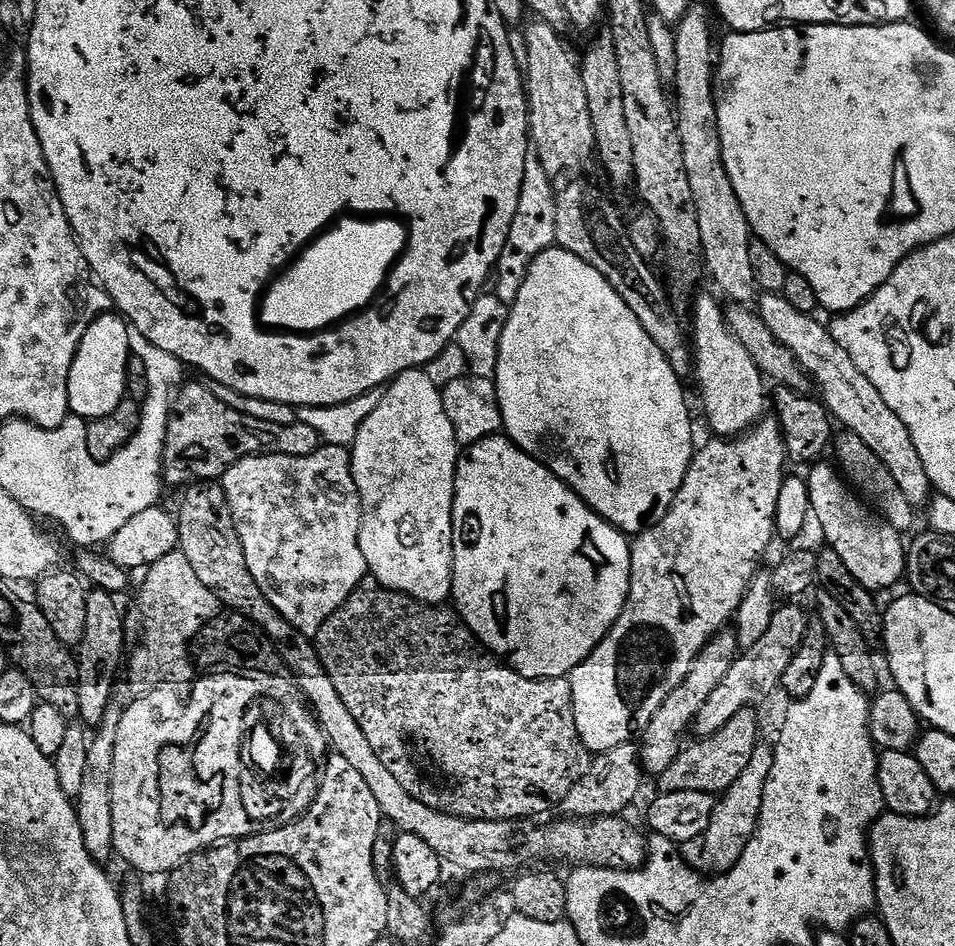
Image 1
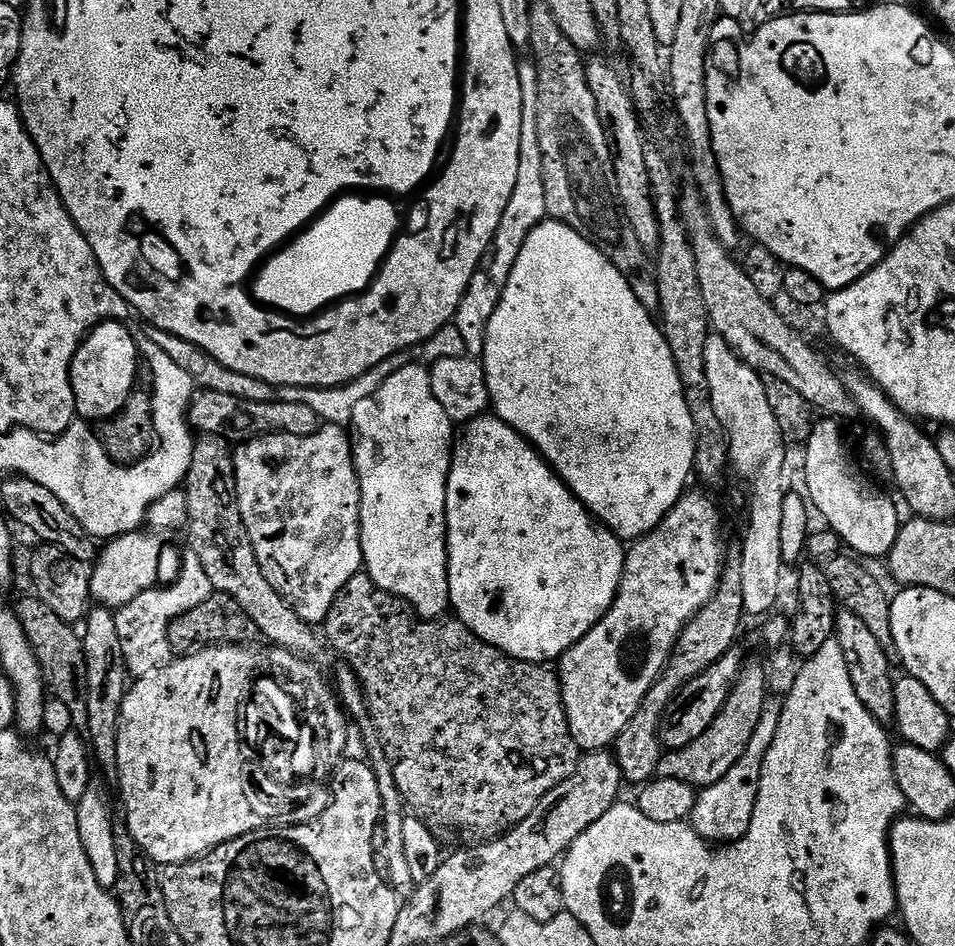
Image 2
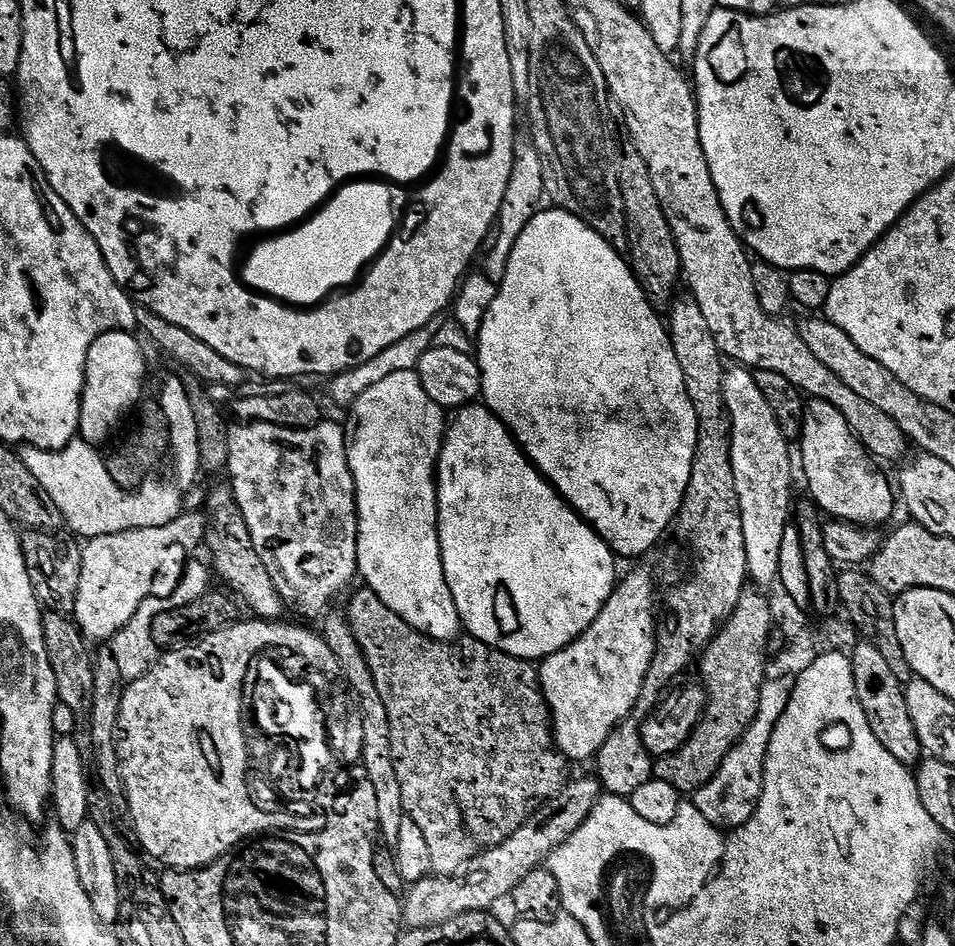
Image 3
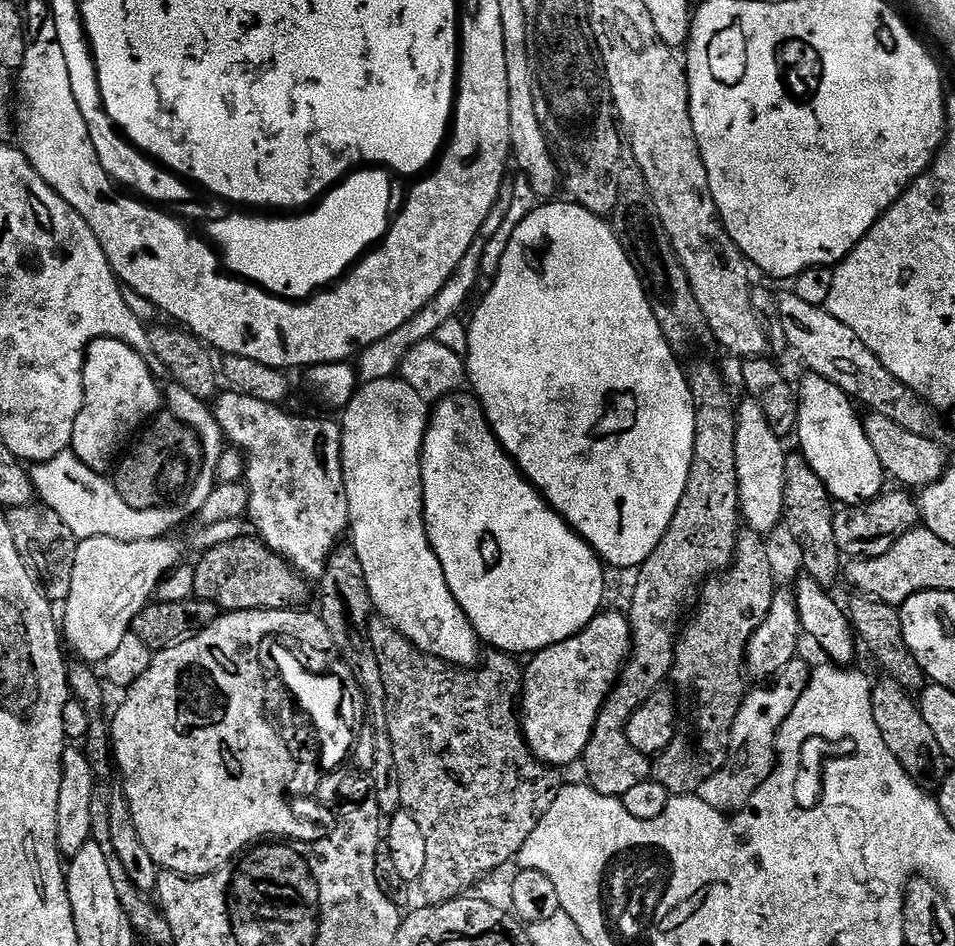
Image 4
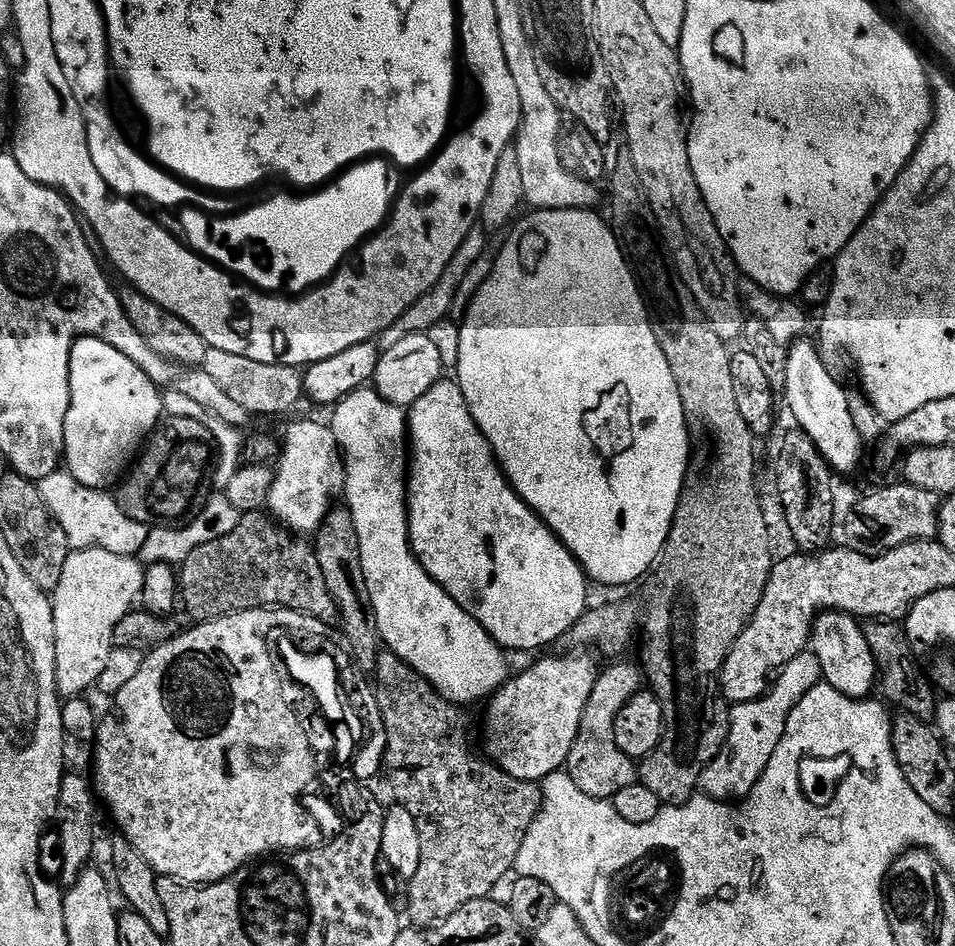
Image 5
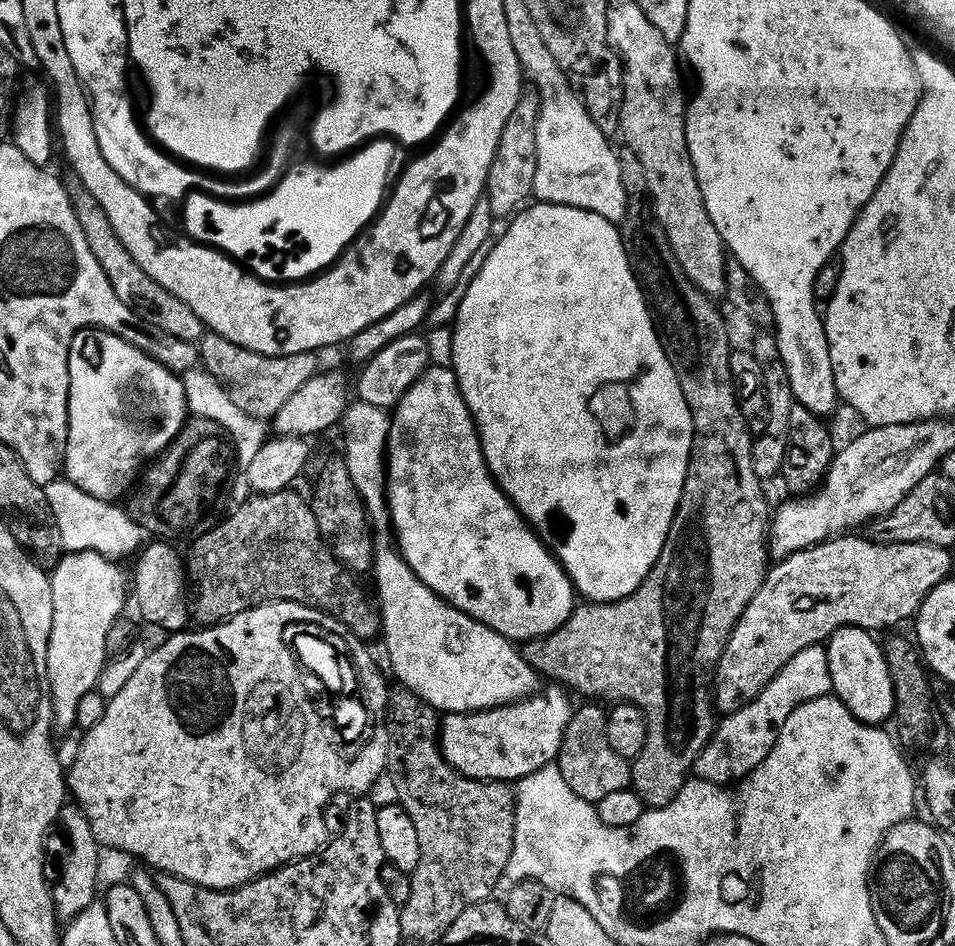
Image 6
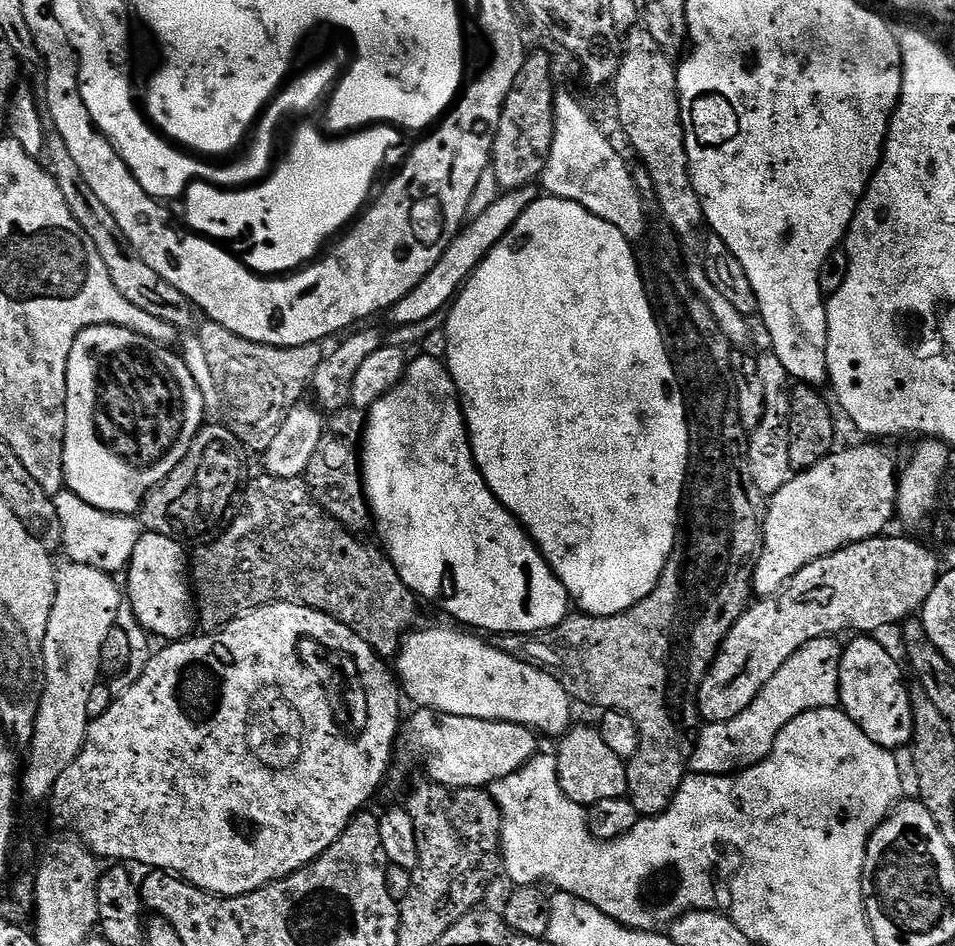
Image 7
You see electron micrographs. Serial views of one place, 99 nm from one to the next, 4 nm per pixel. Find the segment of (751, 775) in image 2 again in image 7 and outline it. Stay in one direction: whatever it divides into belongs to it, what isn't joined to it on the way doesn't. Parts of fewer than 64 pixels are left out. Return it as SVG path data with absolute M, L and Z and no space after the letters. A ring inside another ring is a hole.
M823 636L817 640L806 642L788 659L780 670L768 682L764 689L754 698L754 702L738 718L725 724L704 724L694 740L692 757L688 759L688 767L698 776L730 776L733 772L741 772L744 768L762 762L770 754L780 731L798 714L809 712L815 708L835 708L840 704L839 668L842 644L839 639Z

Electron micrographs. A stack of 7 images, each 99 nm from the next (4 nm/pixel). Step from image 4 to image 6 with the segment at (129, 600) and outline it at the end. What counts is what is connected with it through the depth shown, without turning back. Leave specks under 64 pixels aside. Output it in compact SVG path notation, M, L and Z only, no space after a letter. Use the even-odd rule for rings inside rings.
M68 552L51 573L54 594L54 626L48 651L48 677L52 687L54 718L59 731L73 731L78 706L86 694L97 691L100 675L110 657L106 638L110 626L125 615L124 599L129 599L130 584L124 581L119 563L93 552Z

